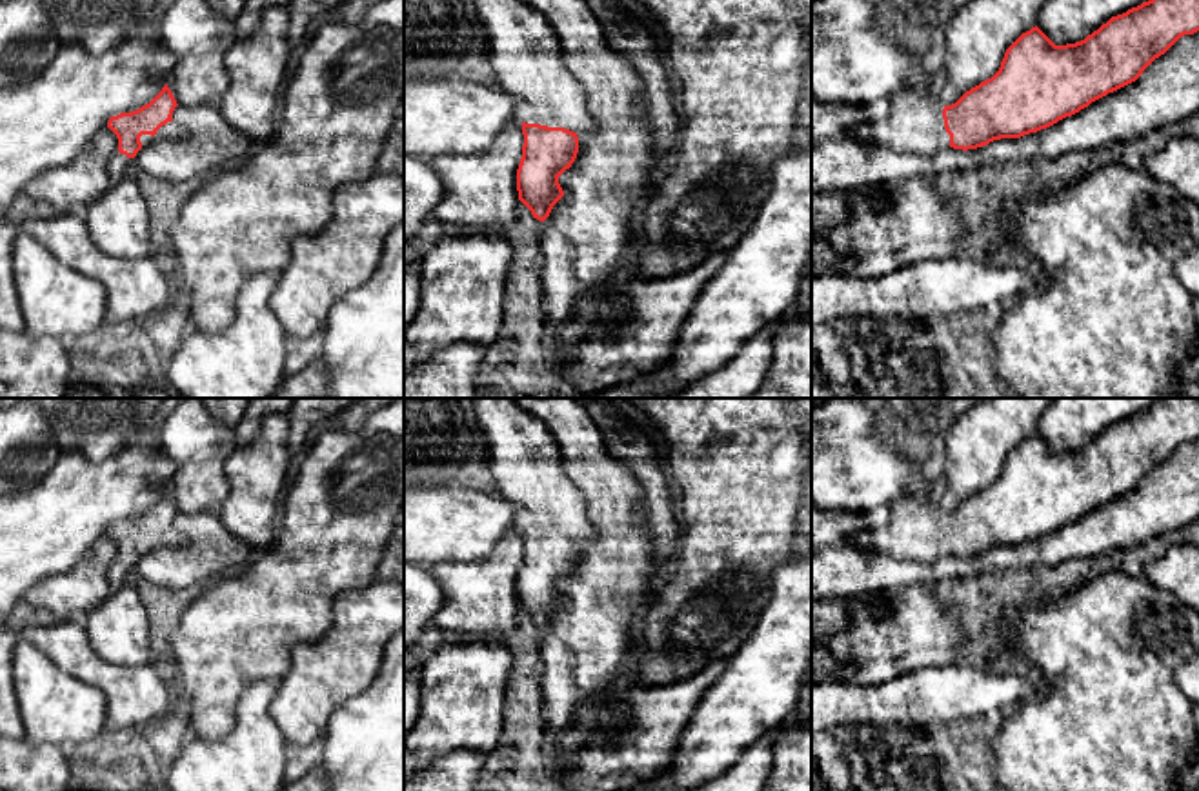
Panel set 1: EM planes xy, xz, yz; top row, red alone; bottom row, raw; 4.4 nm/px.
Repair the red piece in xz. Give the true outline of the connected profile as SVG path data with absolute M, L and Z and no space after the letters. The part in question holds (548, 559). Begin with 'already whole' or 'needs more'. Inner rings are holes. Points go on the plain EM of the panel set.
needs more | M469 398L477 433L488 444L491 471L502 498L515 506L522 527L522 566L517 576L519 607L533 626L544 629L564 604L559 584L571 575L579 560L579 540L589 533L577 487L568 480L542 420L522 411L515 398Z

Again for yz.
needs more | M1159 398L1075 451L1055 453L1035 433L1006 456L992 486L955 511L942 511L946 482L935 473L924 496L899 495L890 520L853 542L922 564L1021 546L1135 489L1181 444L1197 438L1199 398Z

